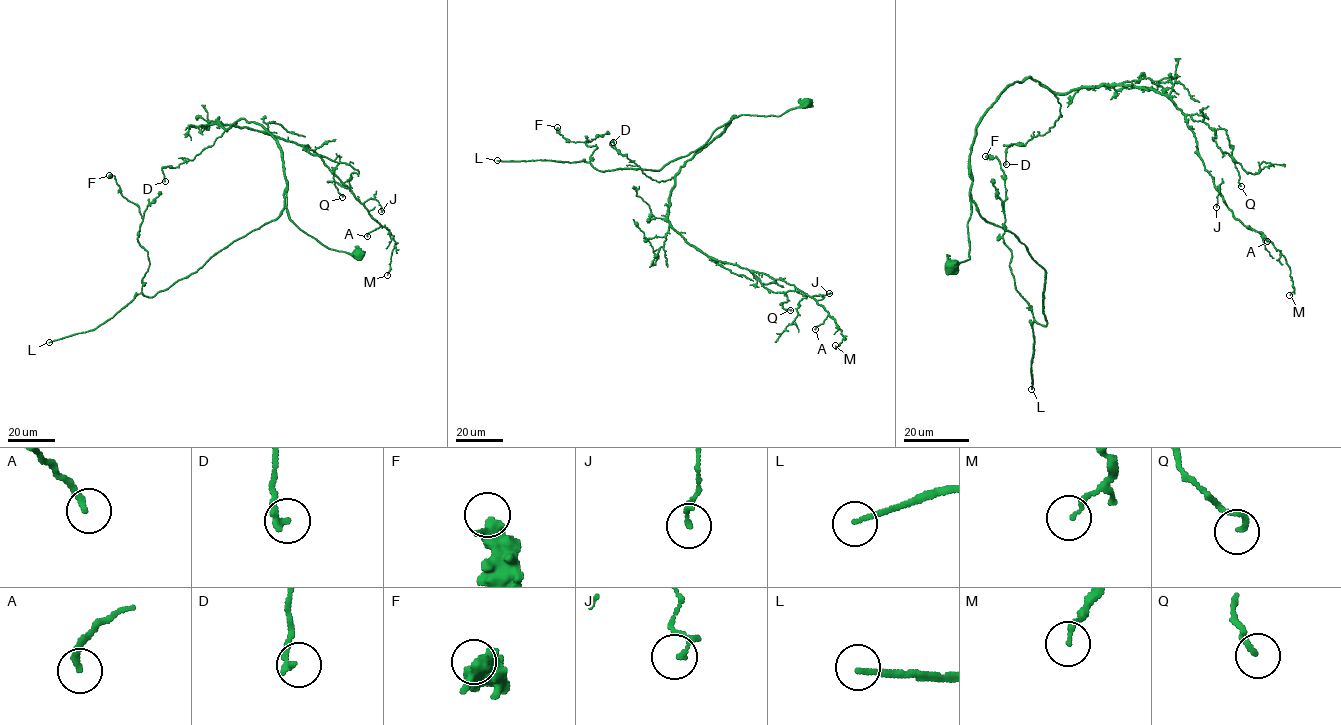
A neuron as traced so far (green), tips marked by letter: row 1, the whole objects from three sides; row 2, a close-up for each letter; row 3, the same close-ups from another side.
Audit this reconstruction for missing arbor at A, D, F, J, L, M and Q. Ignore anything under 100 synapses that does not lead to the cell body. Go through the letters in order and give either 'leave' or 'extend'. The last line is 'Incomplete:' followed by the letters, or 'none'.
A: leave
D: leave
F: leave
J: leave
L: extend
M: leave
Q: leave
Incomplete: L

